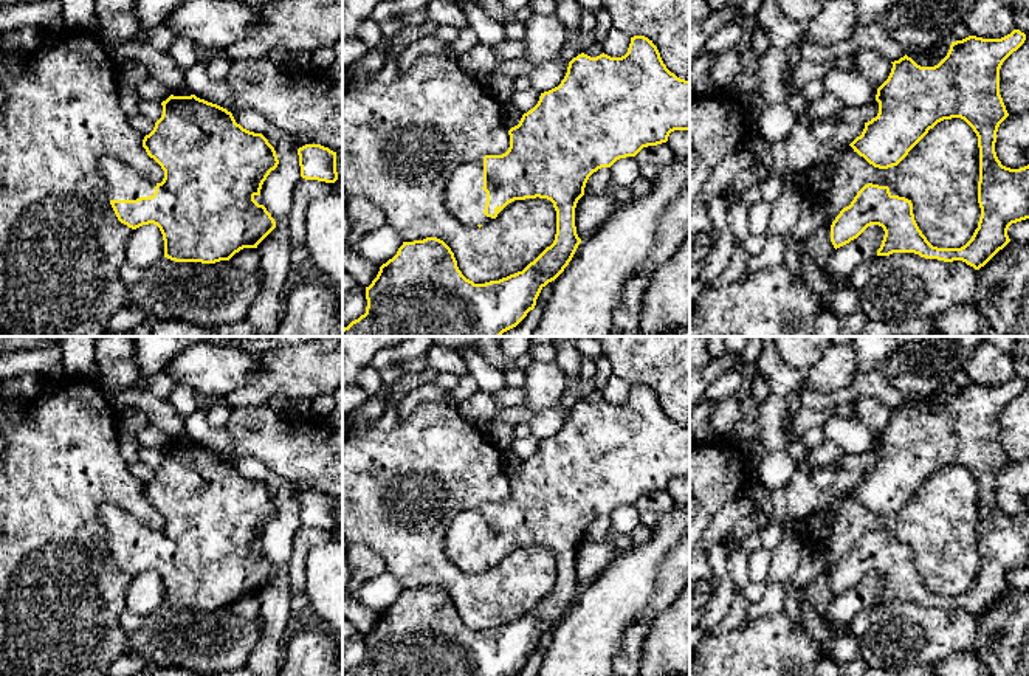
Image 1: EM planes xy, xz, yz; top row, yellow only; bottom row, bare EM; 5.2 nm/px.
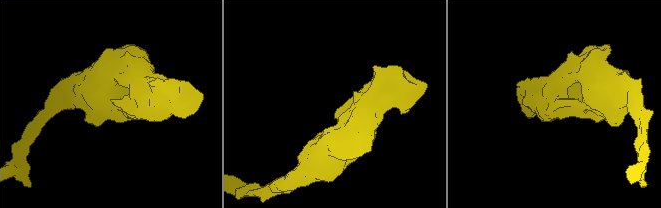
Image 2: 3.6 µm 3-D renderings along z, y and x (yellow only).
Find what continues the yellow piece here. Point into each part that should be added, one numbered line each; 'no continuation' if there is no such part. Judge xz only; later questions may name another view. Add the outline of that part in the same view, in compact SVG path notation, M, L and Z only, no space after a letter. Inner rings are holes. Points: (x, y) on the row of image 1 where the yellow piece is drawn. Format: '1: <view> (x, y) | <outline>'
1: xz (465, 199) | M484 157L456 167L445 189L445 208L466 226L487 225L493 219L484 214Z

